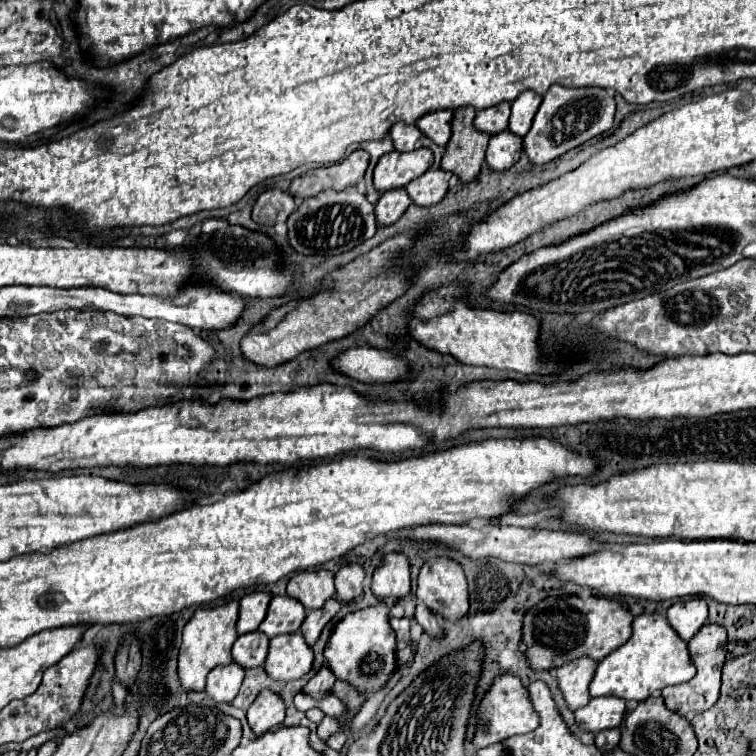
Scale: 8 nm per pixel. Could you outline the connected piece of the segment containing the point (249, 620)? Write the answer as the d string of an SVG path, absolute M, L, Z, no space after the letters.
M254 590L248 592L240 598L240 614L238 614L238 634L246 634L246 632L254 632L258 630L260 622L266 616L268 610L268 602L270 602L270 594L262 592L262 590Z

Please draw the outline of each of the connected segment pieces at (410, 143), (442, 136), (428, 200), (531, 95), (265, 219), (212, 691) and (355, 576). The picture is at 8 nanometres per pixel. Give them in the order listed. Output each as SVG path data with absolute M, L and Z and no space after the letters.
M396 122L390 130L390 138L394 142L394 148L398 152L410 152L416 148L416 142L420 140L420 130L414 124L406 124L406 122Z
M436 110L430 114L424 114L416 126L426 134L430 140L434 140L438 146L444 146L450 140L450 126L452 126L452 110Z
M430 168L428 172L424 172L416 180L412 180L406 186L406 192L410 194L414 204L418 204L418 206L432 206L432 204L440 202L446 196L450 176L452 176L452 172L444 172L440 168L438 170Z
M526 90L518 94L518 98L512 102L512 116L510 116L510 132L518 136L526 136L526 132L532 126L532 118L538 112L540 96L532 90Z
M272 188L266 190L258 196L254 208L252 208L252 220L256 220L258 224L276 224L276 222L286 222L288 216L294 212L296 204L294 198L280 190L280 188Z
M230 662L226 666L218 666L208 674L206 692L216 702L232 702L240 690L244 678L244 670L240 664Z
M344 564L336 572L336 596L342 604L354 600L362 594L364 568L360 564Z

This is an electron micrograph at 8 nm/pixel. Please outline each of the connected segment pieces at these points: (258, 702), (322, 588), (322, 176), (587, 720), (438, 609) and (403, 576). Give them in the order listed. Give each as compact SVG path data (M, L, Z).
M262 690L248 708L246 718L254 734L260 736L284 722L284 702L272 690Z
M328 570L298 572L288 582L288 594L304 604L304 608L322 608L334 594L334 574Z
M358 148L338 164L316 168L316 170L292 180L290 194L308 198L308 196L316 196L318 192L322 192L326 188L344 190L348 186L354 186L364 176L366 166L368 166L368 152Z
M600 696L590 698L590 702L574 712L576 722L582 730L600 732L608 728L616 728L624 718L624 700L616 696Z
M446 556L426 560L418 574L416 596L444 620L460 620L468 612L468 586L462 566Z
M390 552L374 570L372 592L382 598L402 598L410 592L410 564L400 552Z

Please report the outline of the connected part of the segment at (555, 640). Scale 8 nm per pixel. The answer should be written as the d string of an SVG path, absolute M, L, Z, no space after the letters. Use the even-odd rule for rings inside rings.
M574 594L550 596L526 612L522 642L528 646L526 656L534 670L554 670L580 656L600 662L632 636L632 620L634 616L618 600L596 596L582 600Z

